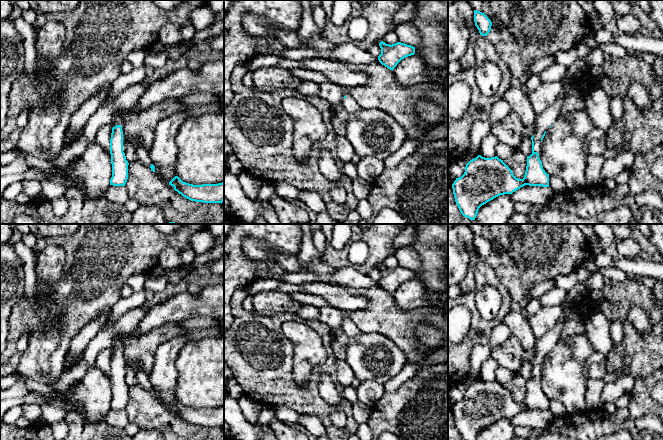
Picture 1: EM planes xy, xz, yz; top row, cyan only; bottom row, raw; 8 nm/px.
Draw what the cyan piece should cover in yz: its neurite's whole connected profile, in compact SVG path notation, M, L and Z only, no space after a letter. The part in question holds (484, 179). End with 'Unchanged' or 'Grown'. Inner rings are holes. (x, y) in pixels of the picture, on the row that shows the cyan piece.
M580 58L566 69L561 83L565 90L555 103L538 114L533 125L532 154L527 156L527 166L523 179L513 175L512 170L497 156L485 158L478 155L470 160L464 174L452 184L455 202L464 217L475 220L479 208L494 198L512 194L525 185L549 187L549 174L542 166L542 140L546 131L560 116L561 109L574 80L578 80L587 70L587 64Z. Grown

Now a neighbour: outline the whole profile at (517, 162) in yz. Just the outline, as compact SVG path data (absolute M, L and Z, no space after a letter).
M518 148L508 159L503 162L512 170L513 175L518 179L523 179L527 166L527 156Z

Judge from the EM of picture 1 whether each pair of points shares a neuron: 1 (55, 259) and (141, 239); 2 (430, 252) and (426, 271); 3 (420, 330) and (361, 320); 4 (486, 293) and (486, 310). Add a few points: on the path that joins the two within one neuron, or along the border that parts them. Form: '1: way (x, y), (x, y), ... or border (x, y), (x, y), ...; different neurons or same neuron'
1: border (66, 251), (62, 277), (59, 280); different neurons
2: way (430, 257), (430, 266); same neuron
3: border (417, 323), (415, 336), (428, 349); different neurons
4: way (486, 297), (486, 306); same neuron

